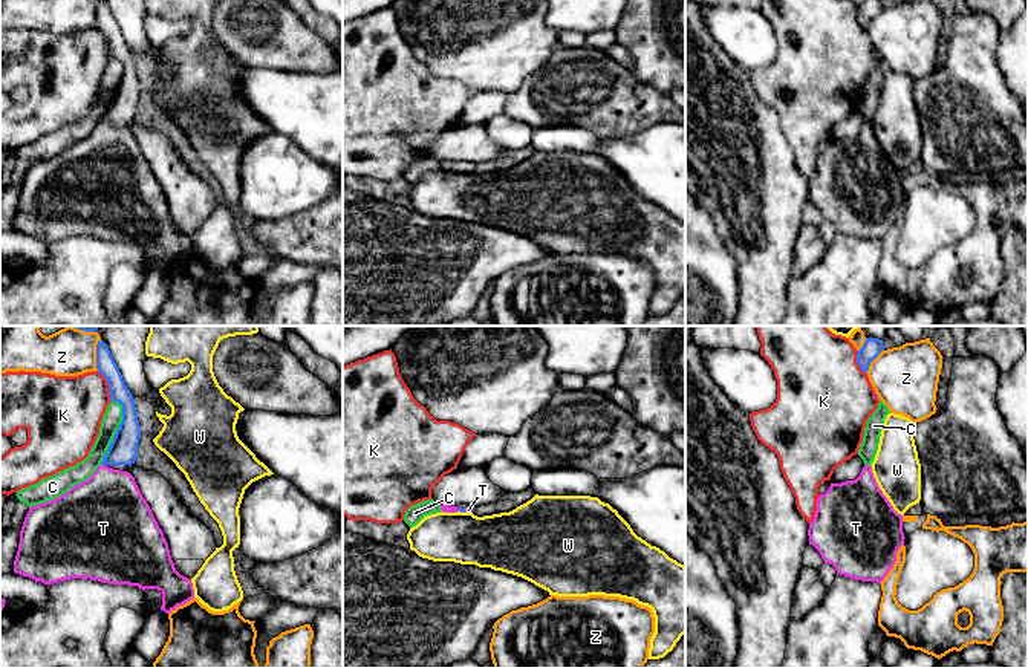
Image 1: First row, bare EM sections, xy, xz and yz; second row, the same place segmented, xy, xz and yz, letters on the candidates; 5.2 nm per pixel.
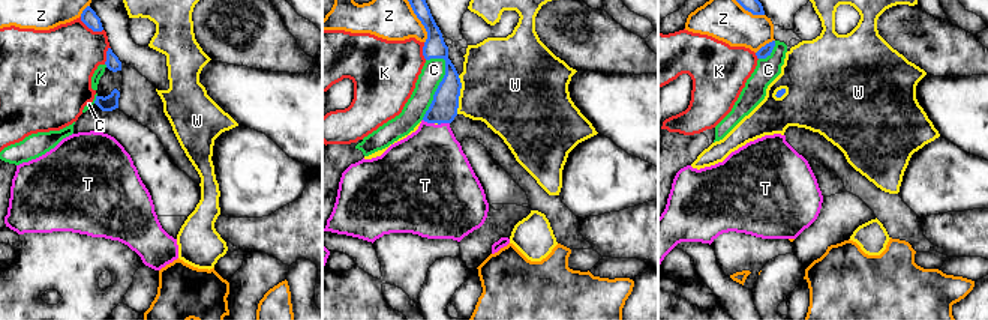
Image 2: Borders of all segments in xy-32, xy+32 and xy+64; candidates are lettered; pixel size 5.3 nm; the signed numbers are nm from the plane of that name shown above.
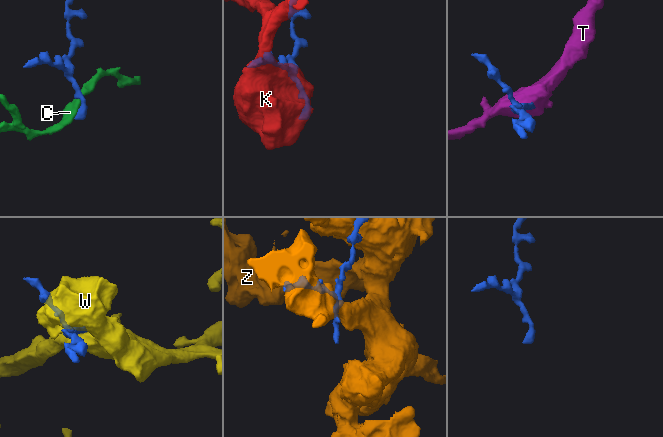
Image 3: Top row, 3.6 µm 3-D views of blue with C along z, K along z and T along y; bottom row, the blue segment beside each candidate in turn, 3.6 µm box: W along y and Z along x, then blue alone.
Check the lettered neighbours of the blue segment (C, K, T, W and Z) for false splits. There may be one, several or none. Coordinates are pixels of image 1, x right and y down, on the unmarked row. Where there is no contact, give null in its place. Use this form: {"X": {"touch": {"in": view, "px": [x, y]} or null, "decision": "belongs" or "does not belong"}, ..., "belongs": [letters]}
{"C": {"touch": {"in": "xy", "px": [117, 87]}, "decision": "does not belong"}, "K": {"touch": {"in": "xy", "px": [109, 43]}, "decision": "does not belong"}, "T": {"touch": {"in": "xy", "px": [103, 121]}, "decision": "belongs"}, "W": {"touch": {"in": "xz", "px": [461, 169]}, "decision": "does not belong"}, "Z": {"touch": {"in": "xy", "px": [97, 14]}, "decision": "does not belong"}, "belongs": ["T"]}

